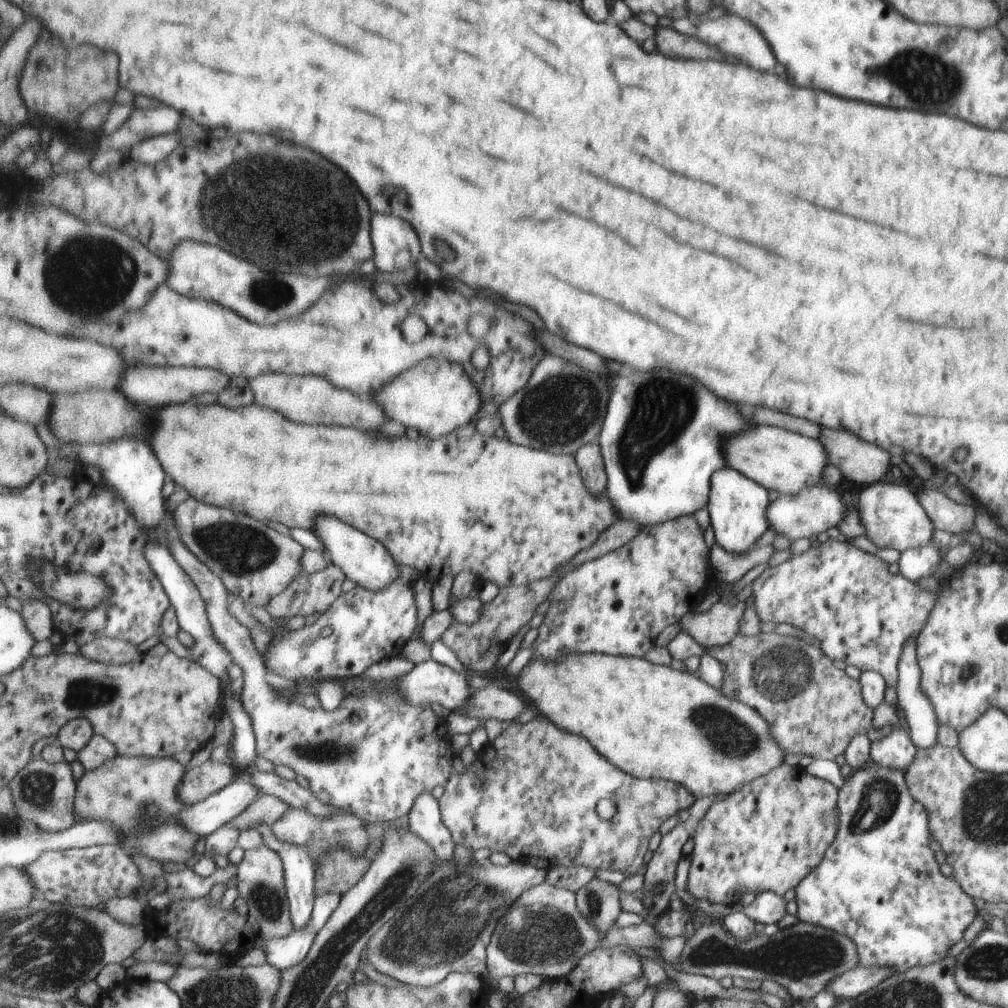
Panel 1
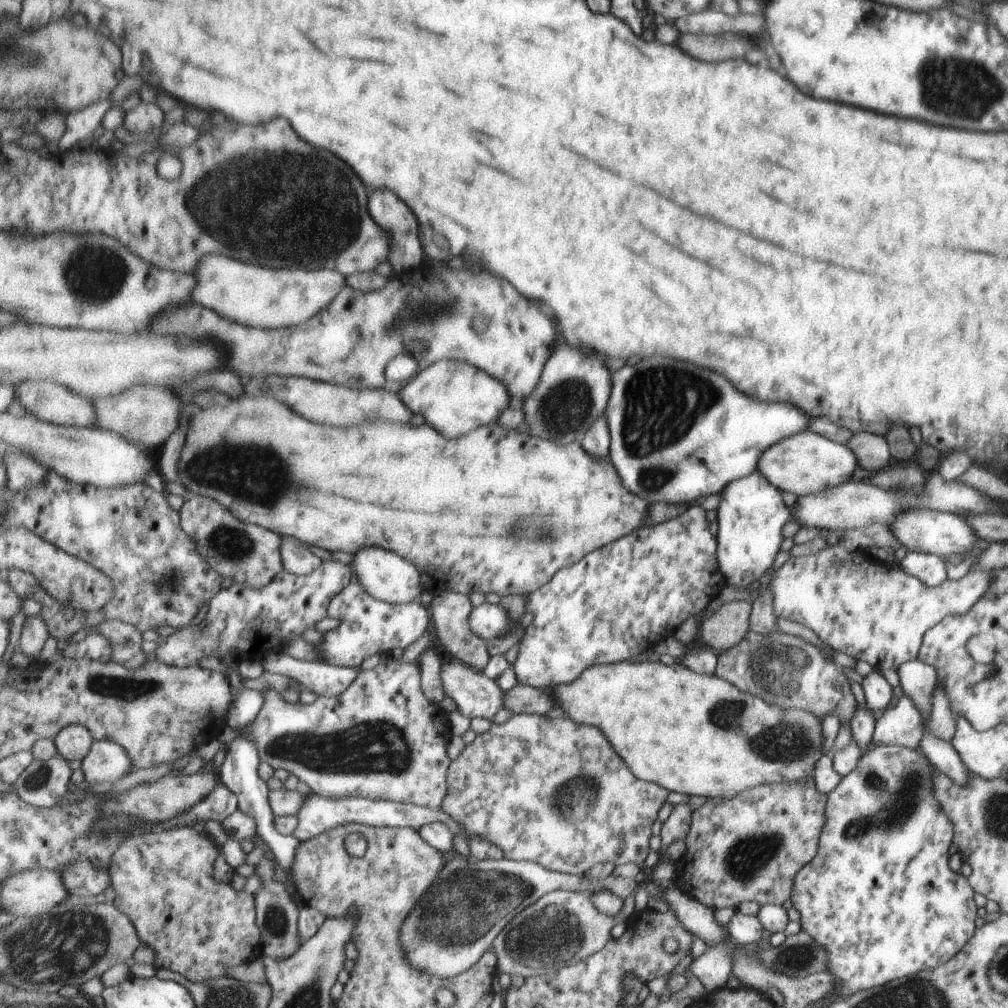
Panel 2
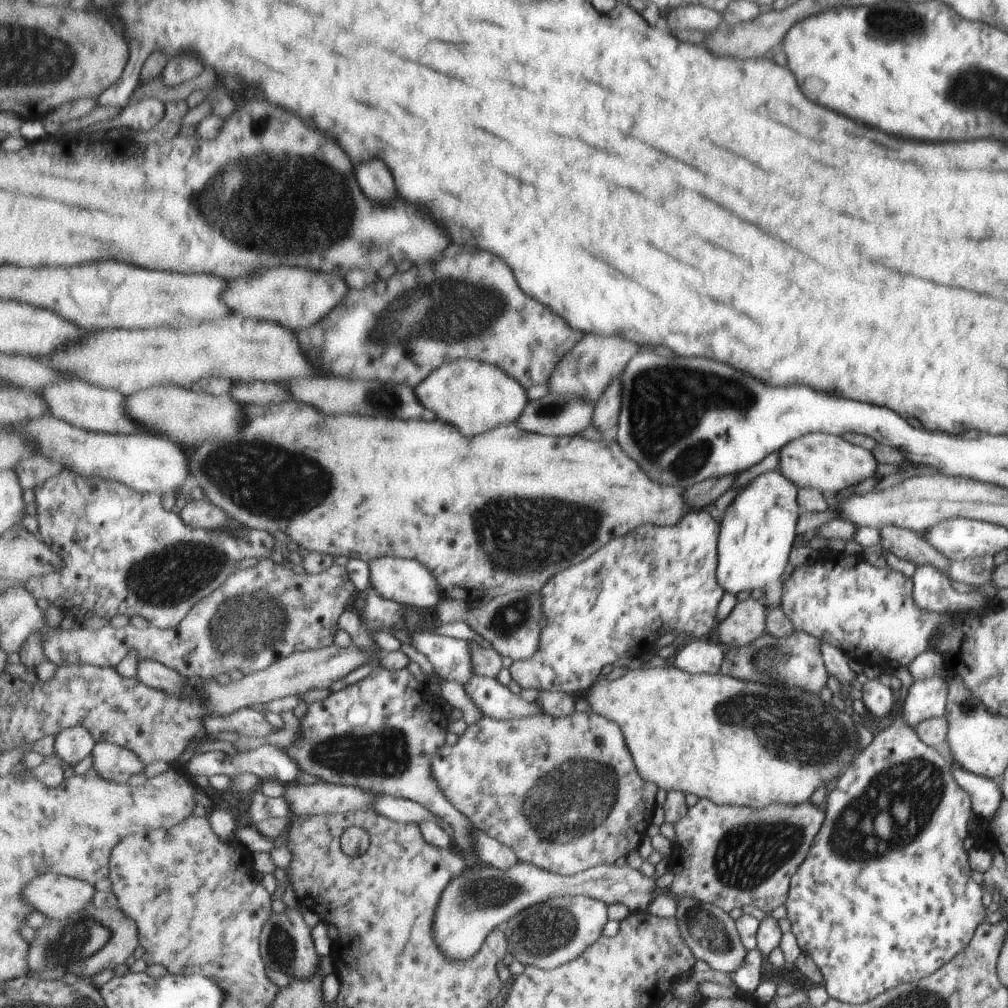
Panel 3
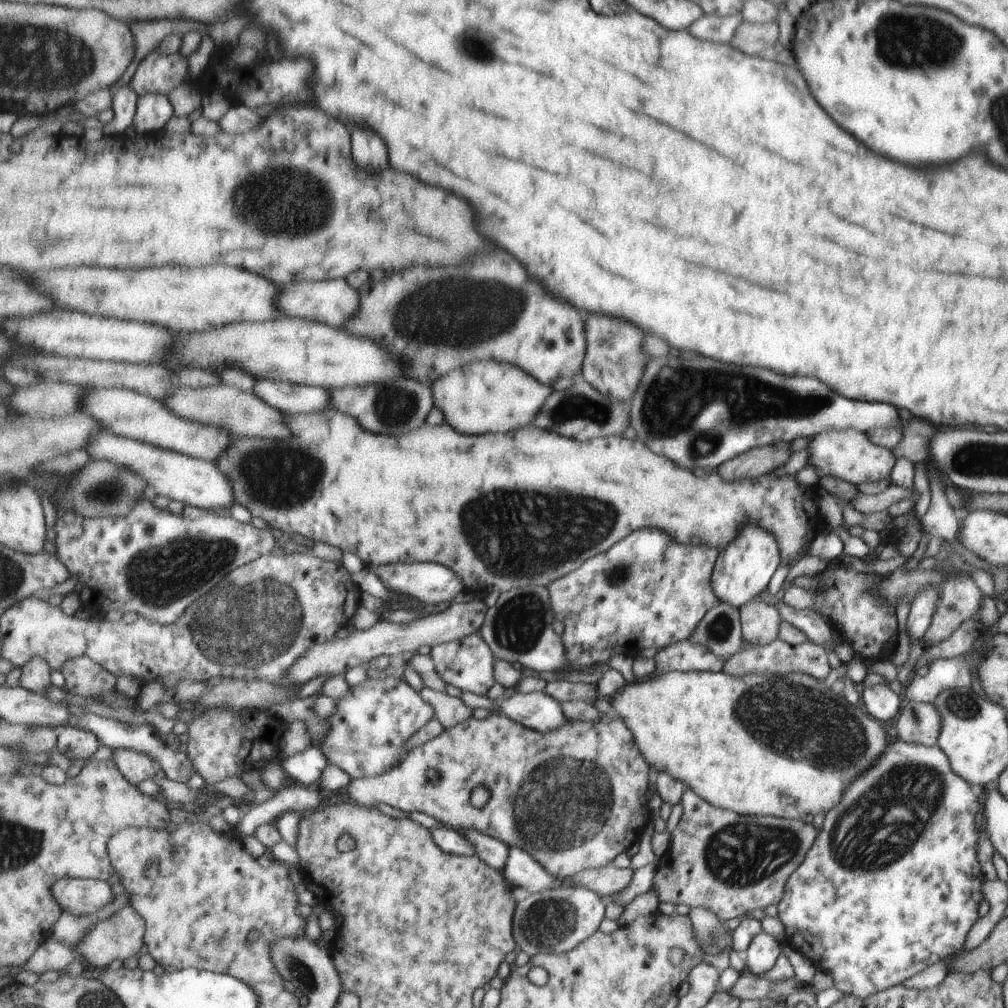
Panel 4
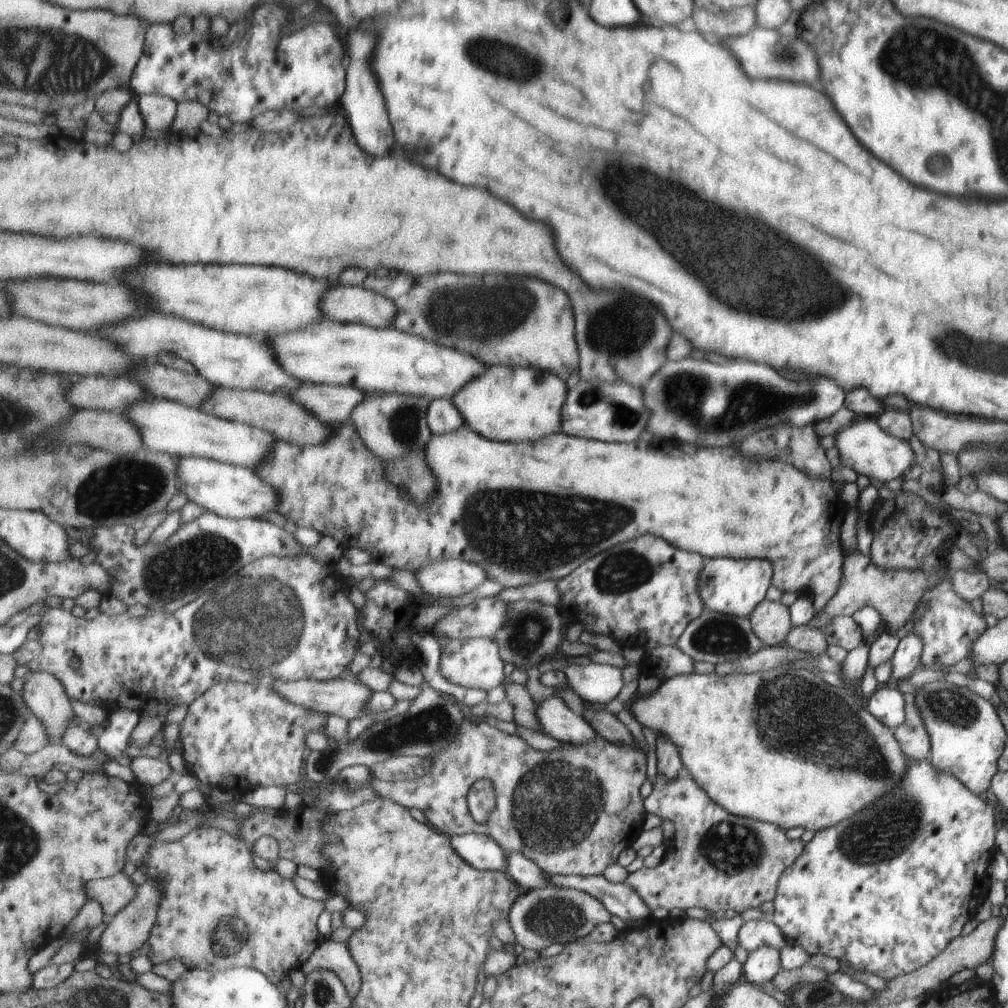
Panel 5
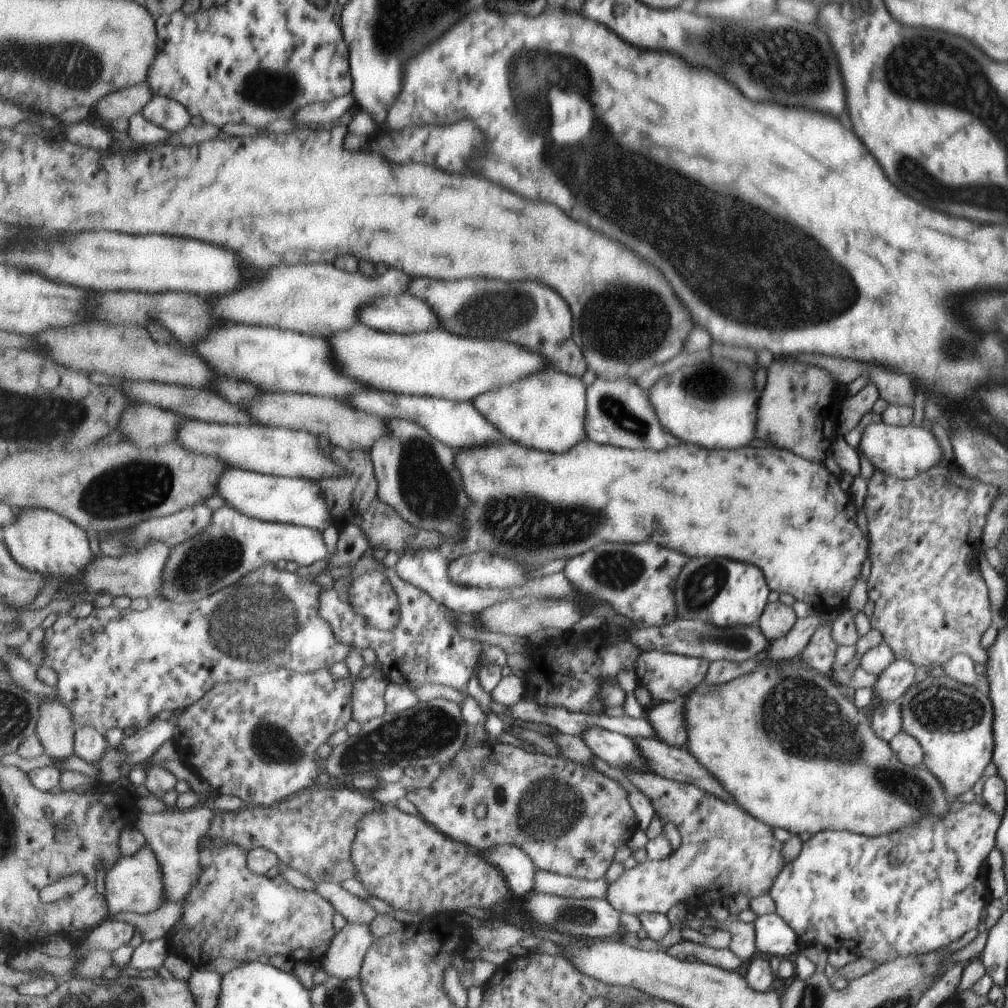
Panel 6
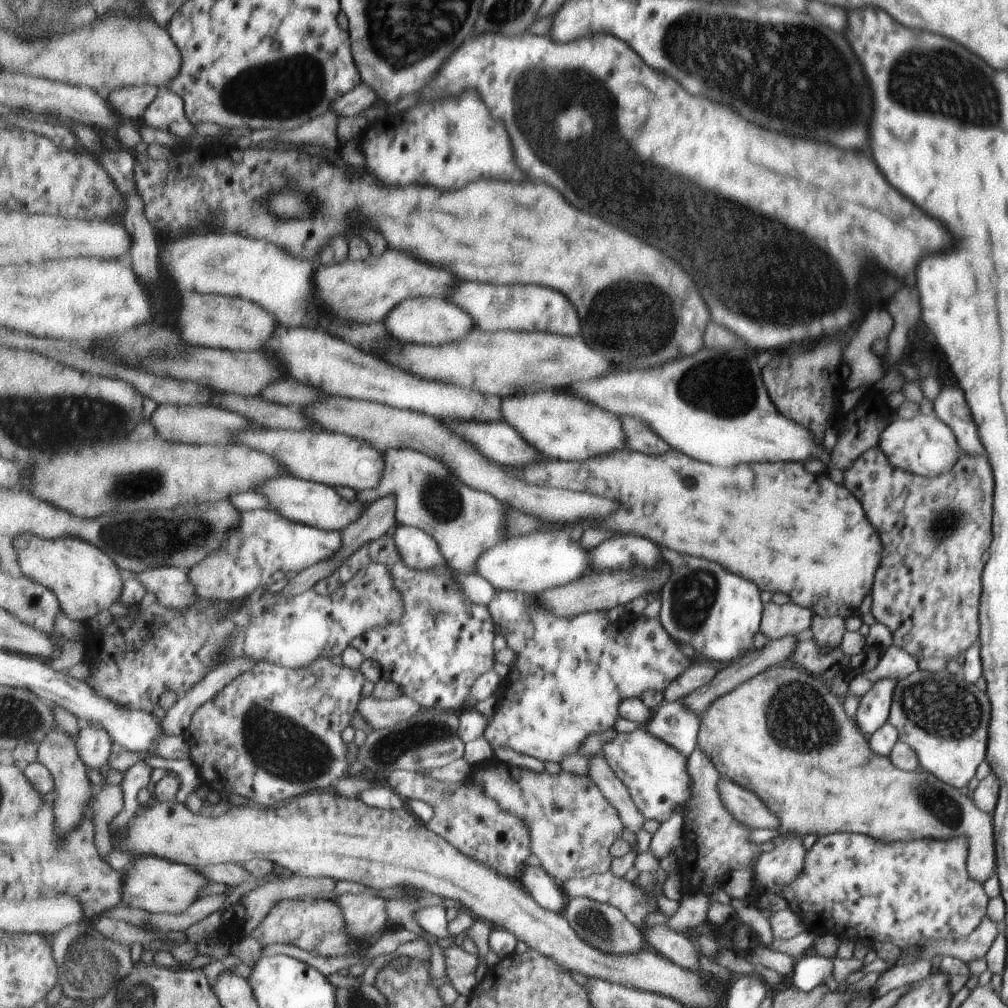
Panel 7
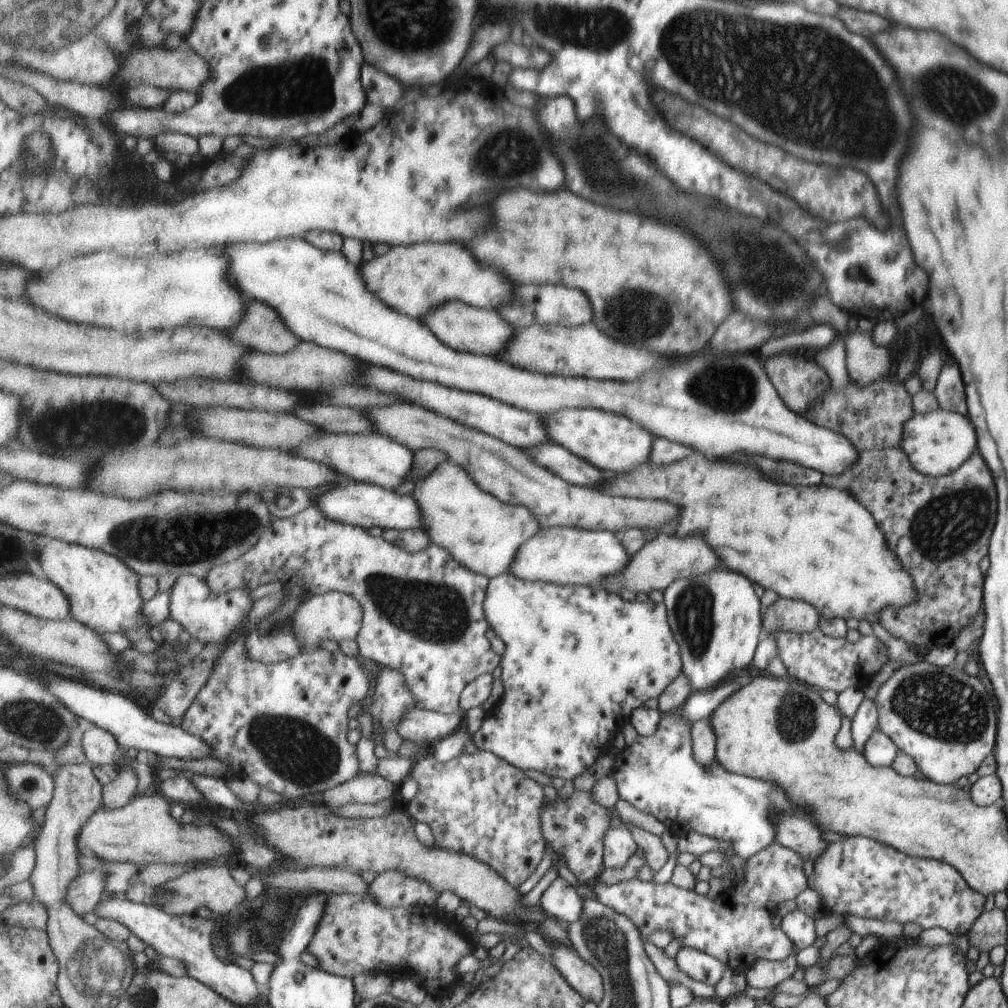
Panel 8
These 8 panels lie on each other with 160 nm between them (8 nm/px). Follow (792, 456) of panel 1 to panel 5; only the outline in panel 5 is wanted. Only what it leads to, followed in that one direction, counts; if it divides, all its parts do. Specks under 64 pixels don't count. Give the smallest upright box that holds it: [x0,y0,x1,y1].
[836,416,916,485]

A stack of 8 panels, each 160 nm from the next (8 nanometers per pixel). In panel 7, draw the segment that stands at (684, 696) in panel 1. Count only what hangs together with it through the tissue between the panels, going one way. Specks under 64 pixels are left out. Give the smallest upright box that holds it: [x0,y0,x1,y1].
[697,664,996,883]

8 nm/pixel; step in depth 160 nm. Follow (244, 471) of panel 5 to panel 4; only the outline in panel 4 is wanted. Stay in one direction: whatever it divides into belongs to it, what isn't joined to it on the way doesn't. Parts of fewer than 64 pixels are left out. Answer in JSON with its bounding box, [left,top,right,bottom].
[88,431,239,511]

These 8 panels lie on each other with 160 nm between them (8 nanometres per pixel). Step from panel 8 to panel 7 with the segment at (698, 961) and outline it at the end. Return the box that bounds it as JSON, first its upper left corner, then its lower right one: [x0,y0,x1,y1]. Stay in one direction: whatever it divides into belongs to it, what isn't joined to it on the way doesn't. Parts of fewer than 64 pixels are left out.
[645,923,699,971]

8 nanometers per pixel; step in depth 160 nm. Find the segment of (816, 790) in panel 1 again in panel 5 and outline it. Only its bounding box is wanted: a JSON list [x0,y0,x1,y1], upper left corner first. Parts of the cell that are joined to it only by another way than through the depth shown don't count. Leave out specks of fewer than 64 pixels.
[624,773,805,914]

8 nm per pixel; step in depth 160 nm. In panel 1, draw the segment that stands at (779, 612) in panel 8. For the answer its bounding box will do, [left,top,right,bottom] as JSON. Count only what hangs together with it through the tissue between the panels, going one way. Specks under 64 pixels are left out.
[682,601,748,651]

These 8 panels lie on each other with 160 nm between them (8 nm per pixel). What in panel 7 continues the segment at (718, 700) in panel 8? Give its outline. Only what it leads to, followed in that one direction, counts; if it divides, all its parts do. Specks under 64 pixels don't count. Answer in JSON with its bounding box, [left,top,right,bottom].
[643,702,700,758]

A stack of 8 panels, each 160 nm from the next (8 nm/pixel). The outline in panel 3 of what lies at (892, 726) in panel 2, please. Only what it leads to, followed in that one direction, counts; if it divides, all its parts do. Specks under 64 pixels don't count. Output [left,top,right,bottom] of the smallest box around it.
[900,675,949,730]

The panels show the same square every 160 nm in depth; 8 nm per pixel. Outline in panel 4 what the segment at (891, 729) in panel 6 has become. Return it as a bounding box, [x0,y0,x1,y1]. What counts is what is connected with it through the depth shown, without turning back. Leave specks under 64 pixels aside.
[860,683,905,725]

